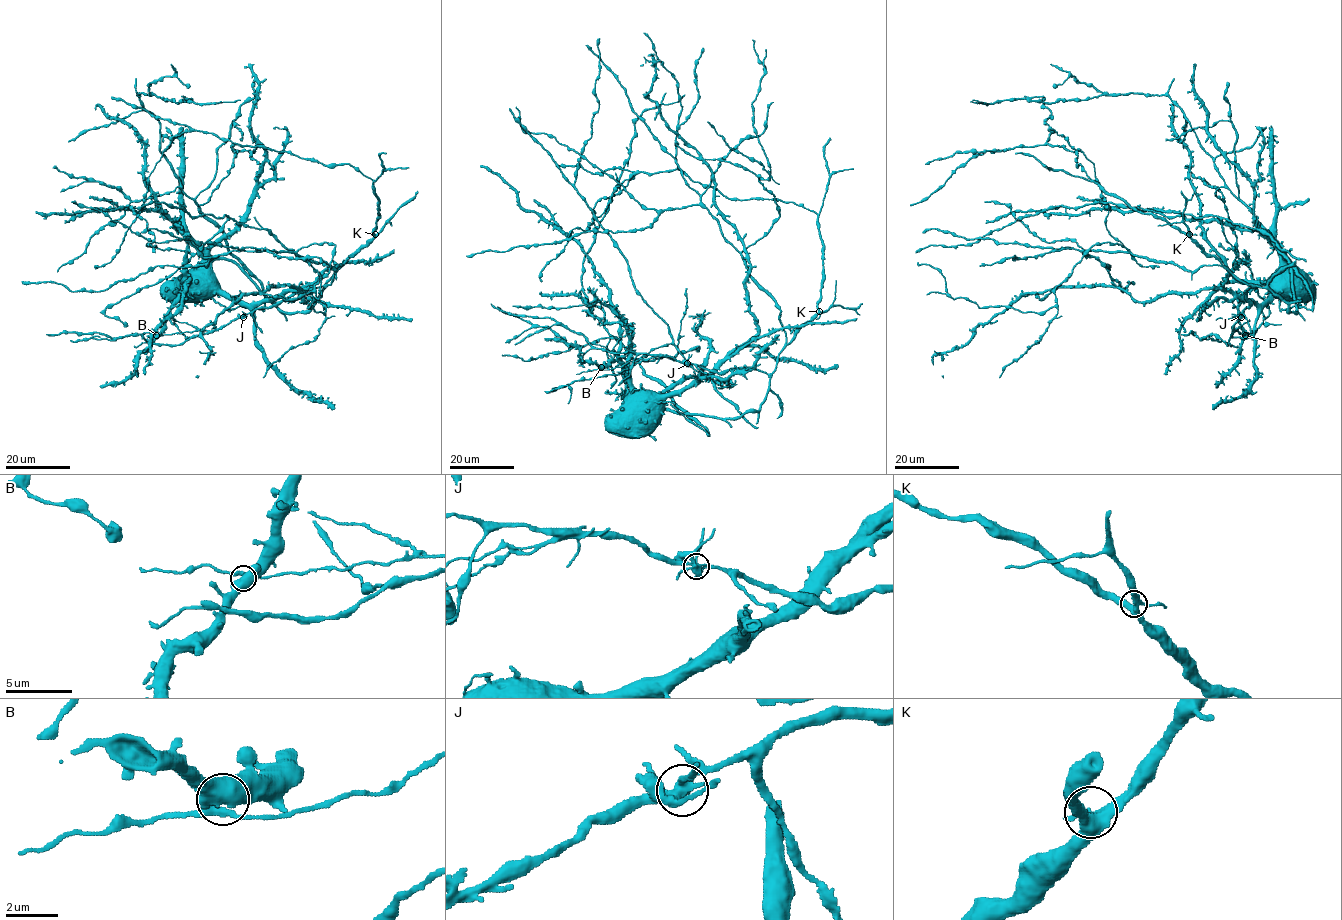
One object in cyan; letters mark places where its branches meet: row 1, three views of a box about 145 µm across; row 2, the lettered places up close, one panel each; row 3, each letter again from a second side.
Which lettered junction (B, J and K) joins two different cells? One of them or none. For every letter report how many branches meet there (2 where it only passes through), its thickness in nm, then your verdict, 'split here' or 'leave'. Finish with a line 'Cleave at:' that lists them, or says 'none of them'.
B: branches 4; calibre 550 nm; leave
J: branches 5; calibre 400 nm; split here
K: branches 4; calibre 420 nm; leave
Cleave at: J

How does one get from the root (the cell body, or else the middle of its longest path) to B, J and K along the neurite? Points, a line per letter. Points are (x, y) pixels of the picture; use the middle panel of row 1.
B: (647, 404), (632, 389), (631, 375), (622, 364), (611, 361), (601, 367)
J: (647, 404), (652, 398), (672, 395), (718, 369), (721, 371), (687, 363)
K: (647, 404), (652, 398), (672, 395), (718, 369), (751, 368), (770, 374), (778, 353), (819, 311)

